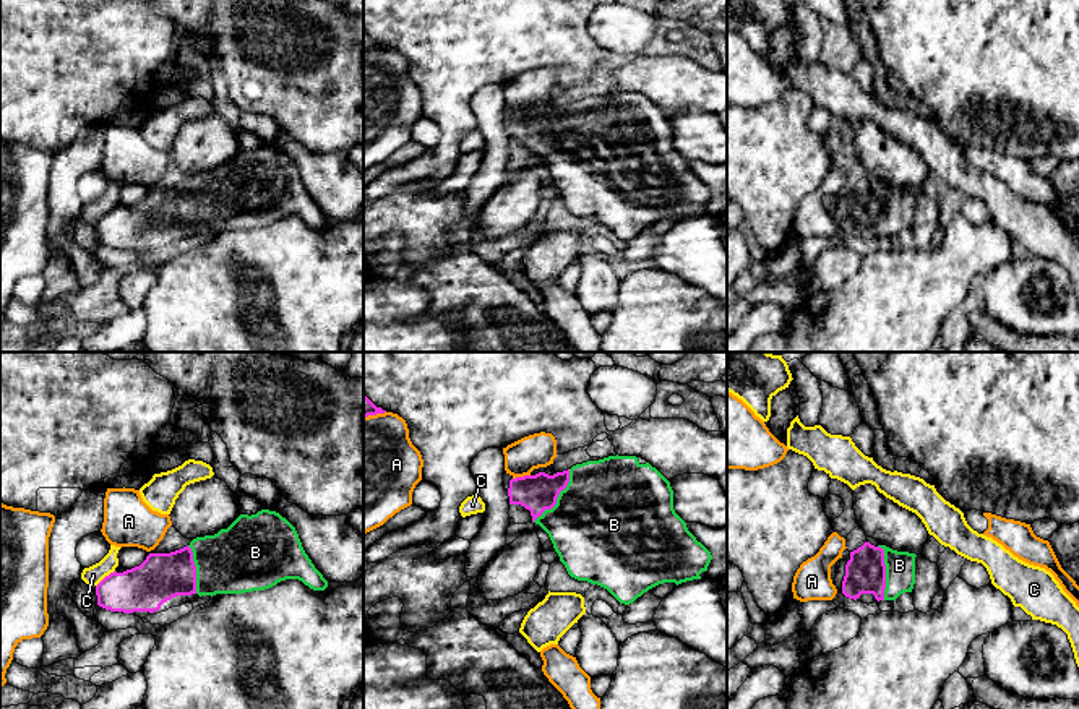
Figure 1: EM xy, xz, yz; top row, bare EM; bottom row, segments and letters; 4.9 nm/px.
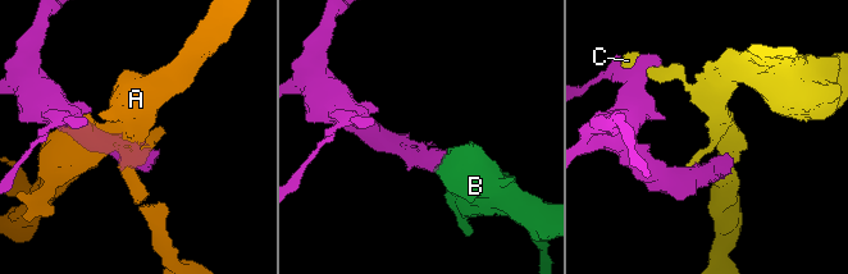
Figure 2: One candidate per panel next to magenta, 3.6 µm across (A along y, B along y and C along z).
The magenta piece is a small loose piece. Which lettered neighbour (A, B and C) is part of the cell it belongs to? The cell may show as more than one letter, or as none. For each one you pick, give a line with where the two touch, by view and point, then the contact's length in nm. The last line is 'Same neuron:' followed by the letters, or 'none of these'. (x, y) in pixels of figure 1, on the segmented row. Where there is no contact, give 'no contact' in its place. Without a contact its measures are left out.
B: xz (557, 497) | 320 nm
Same neuron: B

